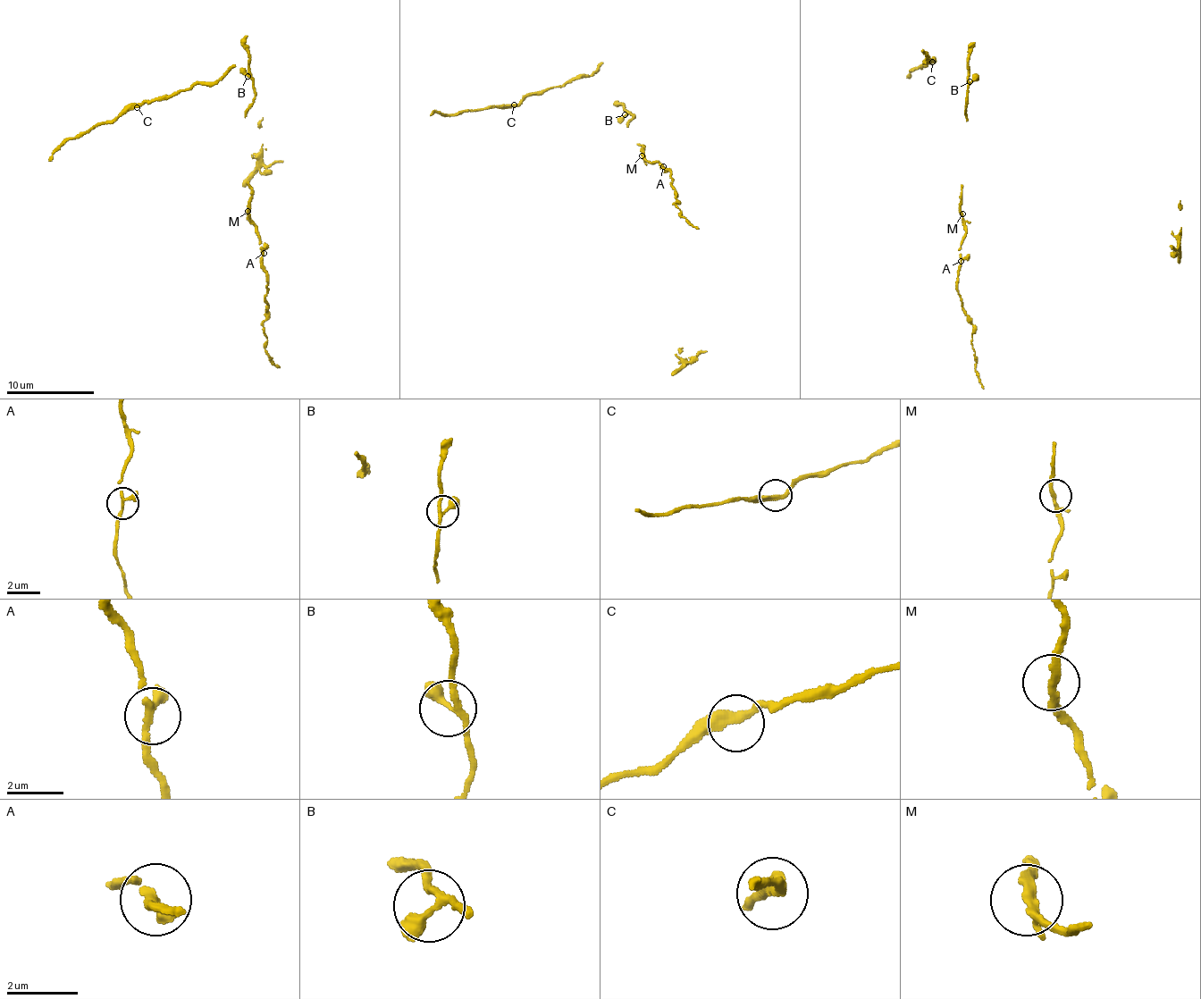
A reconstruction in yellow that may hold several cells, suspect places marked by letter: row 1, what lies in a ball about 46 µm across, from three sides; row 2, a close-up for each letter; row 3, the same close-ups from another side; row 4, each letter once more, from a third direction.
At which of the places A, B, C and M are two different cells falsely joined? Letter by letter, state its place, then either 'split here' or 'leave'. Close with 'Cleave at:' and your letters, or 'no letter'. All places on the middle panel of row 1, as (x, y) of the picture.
A: (663, 166) | leave
B: (625, 114) | leave
C: (514, 104) | leave
M: (642, 155) | leave
Cleave at: no letter

